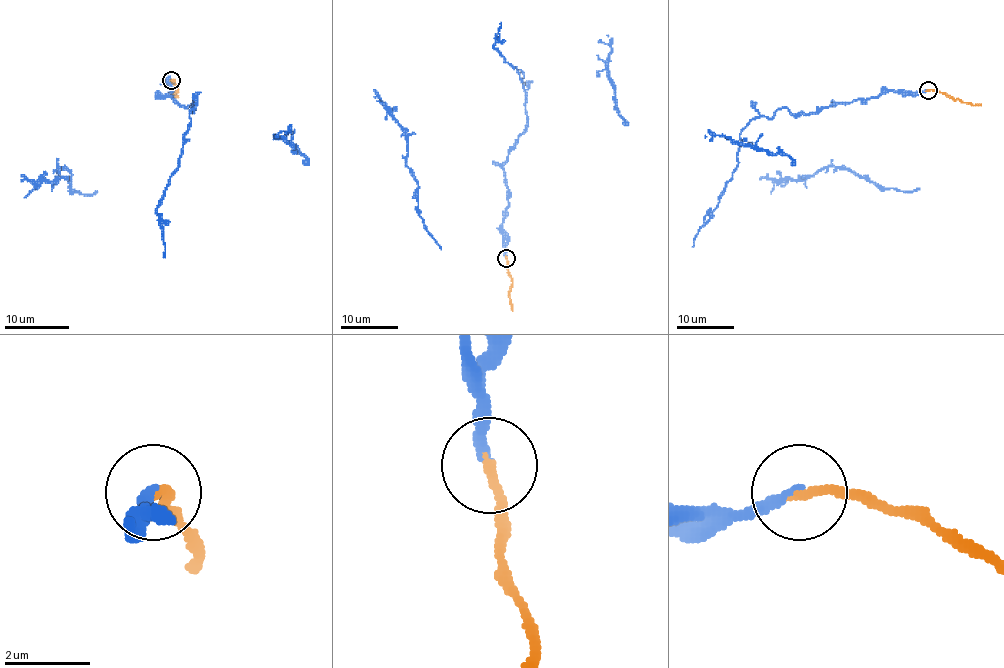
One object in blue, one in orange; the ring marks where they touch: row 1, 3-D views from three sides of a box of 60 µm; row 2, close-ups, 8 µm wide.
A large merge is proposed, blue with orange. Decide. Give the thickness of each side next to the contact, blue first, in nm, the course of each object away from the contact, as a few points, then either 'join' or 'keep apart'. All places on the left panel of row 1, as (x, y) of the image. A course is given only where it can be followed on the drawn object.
calibres 240 and 220 nm; course blue (171, 79), (173, 90), (167, 95), (194, 107), (194, 100), (178, 167), (157, 210), (165, 257); course orange (171, 79), (178, 87), (175, 94), (178, 95); join

